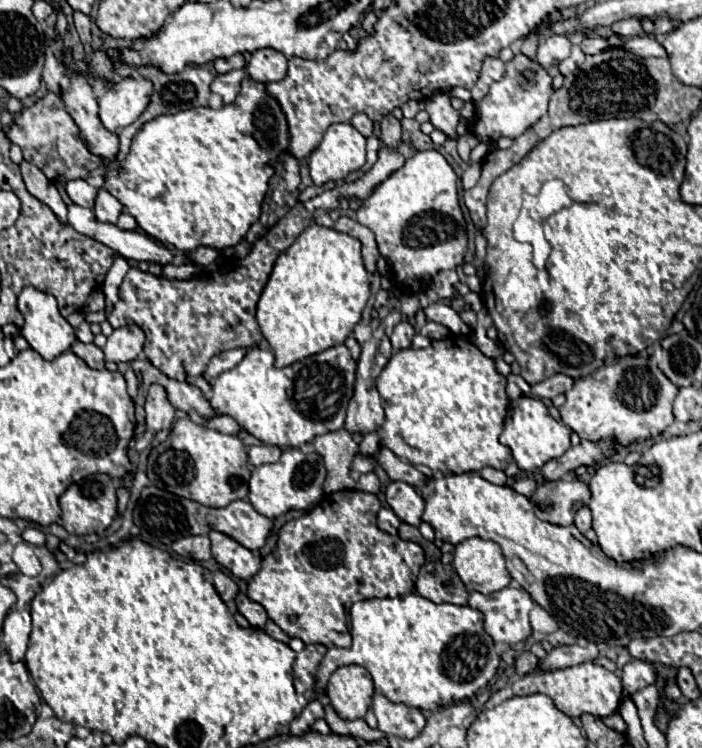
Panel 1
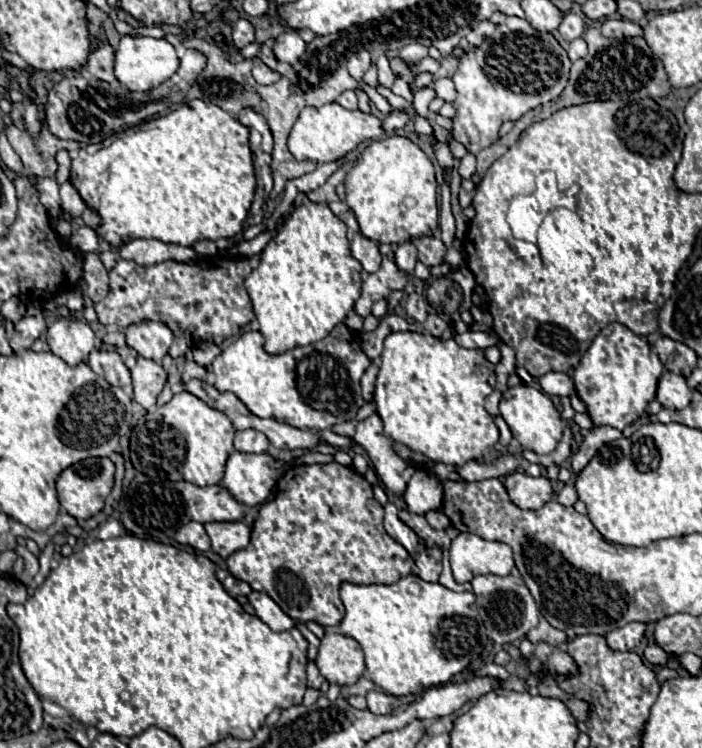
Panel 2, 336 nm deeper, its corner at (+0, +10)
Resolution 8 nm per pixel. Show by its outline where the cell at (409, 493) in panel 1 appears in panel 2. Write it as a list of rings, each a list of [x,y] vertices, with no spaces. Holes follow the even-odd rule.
[[[416,470],[404,492],[404,502],[410,512],[420,516],[438,510],[442,506],[442,482],[428,470]]]

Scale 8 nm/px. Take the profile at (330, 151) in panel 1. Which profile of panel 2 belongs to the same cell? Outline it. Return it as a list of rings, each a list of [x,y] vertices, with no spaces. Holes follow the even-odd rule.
[[[338,102],[324,104],[320,108],[304,108],[288,136],[288,150],[296,160],[312,160],[312,162],[332,162],[348,152],[352,152],[358,144],[376,140],[382,136],[382,122],[376,116],[364,114],[360,110],[346,110]]]

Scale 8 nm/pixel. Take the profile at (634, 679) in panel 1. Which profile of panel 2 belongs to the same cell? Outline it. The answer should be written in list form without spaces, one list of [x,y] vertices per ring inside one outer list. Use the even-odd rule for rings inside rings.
[[[650,644],[646,650],[644,650],[644,658],[652,664],[652,666],[666,666],[668,662],[668,654],[658,646],[658,644]]]

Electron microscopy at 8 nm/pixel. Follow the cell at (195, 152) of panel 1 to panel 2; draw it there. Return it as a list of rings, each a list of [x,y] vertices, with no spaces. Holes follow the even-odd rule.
[[[190,100],[190,102],[182,104],[178,110],[170,112],[168,116],[148,119],[141,125],[113,134],[100,144],[90,144],[80,148],[78,156],[72,160],[70,182],[78,190],[78,194],[86,202],[86,206],[100,216],[100,226],[96,228],[96,232],[112,248],[118,248],[124,240],[136,240],[136,238],[156,238],[156,240],[180,244],[180,246],[192,246],[198,240],[234,238],[236,234],[242,232],[248,208],[254,198],[254,186],[256,186],[256,178],[252,174],[252,152],[248,150],[248,128],[244,128],[236,118],[232,118],[228,112],[224,112],[216,104],[208,104],[202,100]]]

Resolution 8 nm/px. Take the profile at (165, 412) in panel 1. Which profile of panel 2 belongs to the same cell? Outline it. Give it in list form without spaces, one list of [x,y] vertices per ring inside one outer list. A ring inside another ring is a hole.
[[[142,356],[136,358],[136,366],[130,370],[132,386],[134,386],[134,400],[140,402],[146,410],[156,408],[156,398],[166,384],[166,370]]]

